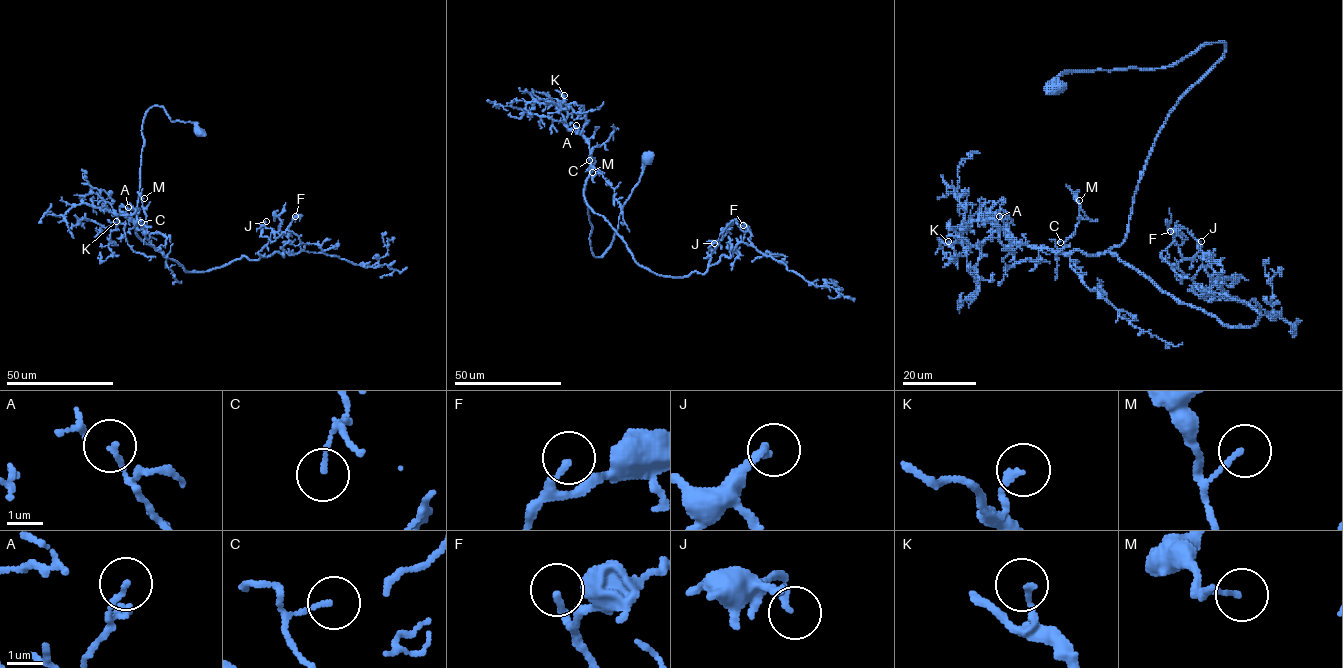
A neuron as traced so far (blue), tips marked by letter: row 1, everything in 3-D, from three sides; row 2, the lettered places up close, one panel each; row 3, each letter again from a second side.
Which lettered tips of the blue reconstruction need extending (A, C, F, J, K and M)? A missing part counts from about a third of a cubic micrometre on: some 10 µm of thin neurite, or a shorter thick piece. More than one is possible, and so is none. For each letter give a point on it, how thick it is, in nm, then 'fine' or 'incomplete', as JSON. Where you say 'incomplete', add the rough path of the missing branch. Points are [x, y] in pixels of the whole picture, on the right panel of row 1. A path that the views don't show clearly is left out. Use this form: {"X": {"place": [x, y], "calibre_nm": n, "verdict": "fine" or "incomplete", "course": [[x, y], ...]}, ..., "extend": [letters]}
{"A": {"place": [999, 216], "calibre_nm": 150, "verdict": "fine"}, "C": {"place": [1060, 242], "calibre_nm": 120, "verdict": "fine"}, "F": {"place": [1170, 231], "calibre_nm": 190, "verdict": "fine"}, "J": {"place": [1201, 241], "calibre_nm": 180, "verdict": "fine"}, "K": {"place": [948, 241], "calibre_nm": 180, "verdict": "fine"}, "M": {"place": [1079, 200], "calibre_nm": 120, "verdict": "fine"}, "extend": []}

